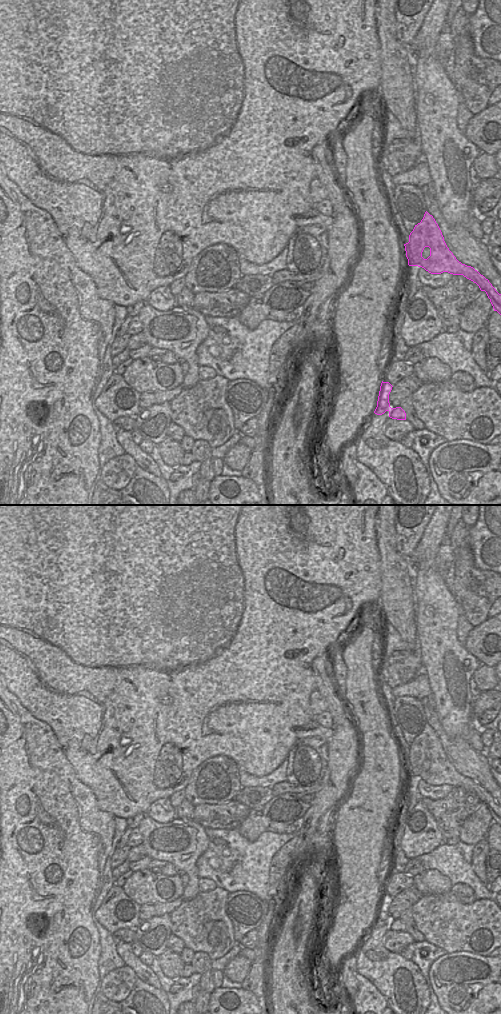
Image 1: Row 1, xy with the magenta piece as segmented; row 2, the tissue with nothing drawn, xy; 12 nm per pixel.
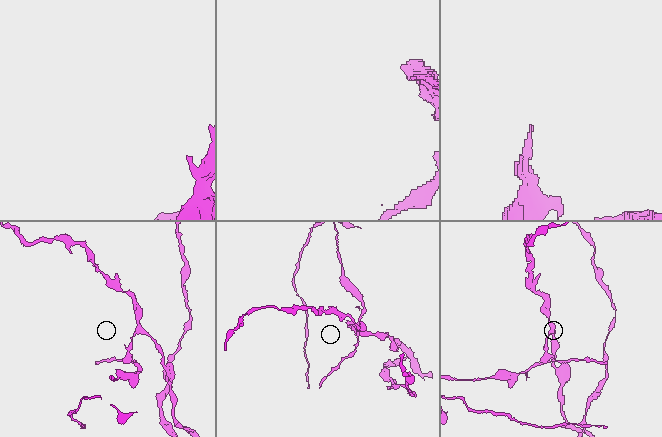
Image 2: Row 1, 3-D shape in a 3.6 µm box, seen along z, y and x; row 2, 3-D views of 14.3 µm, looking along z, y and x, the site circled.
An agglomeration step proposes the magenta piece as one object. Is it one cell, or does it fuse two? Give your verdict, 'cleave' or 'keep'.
cleave

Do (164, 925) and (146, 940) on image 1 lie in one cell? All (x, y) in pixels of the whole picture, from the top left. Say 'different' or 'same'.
same

